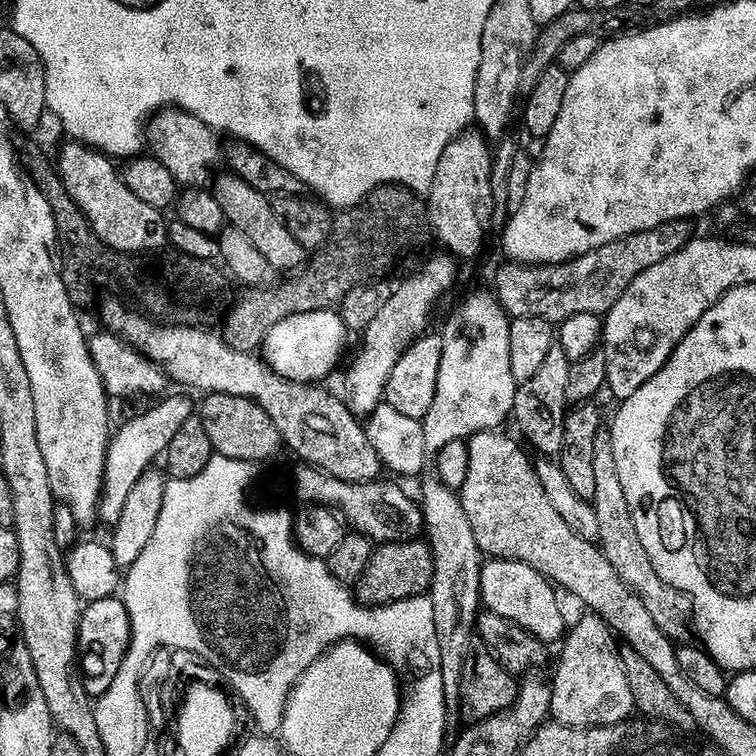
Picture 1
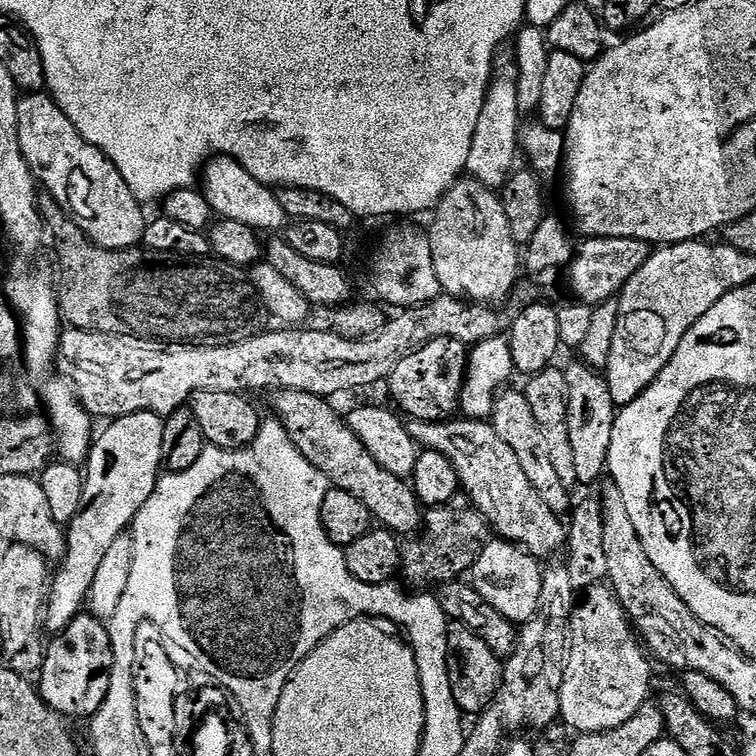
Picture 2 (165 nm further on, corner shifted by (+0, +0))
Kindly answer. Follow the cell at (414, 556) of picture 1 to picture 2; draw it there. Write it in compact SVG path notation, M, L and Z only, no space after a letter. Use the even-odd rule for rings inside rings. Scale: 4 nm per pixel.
M457 494L449 504L427 509L422 516L422 531L403 545L400 554L403 583L413 584L416 590L424 590L427 584L439 586L459 581L463 572L464 575L471 573L474 562L478 562L478 554L482 554L484 545L493 536L484 515L463 494Z

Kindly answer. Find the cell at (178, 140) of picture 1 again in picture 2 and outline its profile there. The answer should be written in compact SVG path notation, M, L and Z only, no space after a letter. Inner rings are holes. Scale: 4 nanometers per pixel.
M229 156L212 157L202 169L202 184L203 180L202 191L206 202L219 219L242 222L242 226L250 226L260 234L279 233L276 231L289 223L290 217L282 210L282 202L278 202L276 192L269 185L258 182L254 174L247 172L238 161Z

